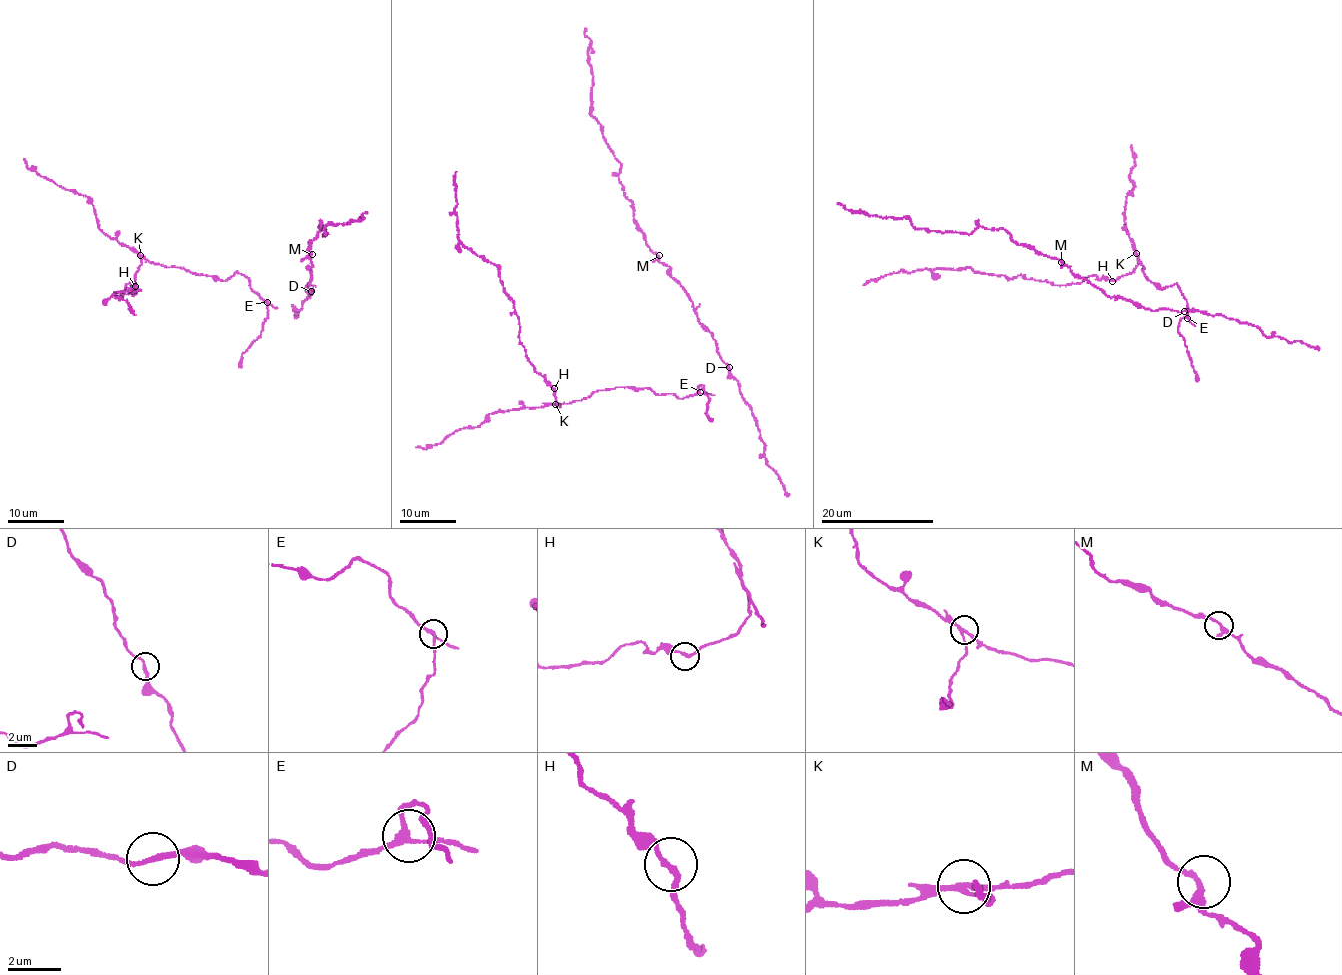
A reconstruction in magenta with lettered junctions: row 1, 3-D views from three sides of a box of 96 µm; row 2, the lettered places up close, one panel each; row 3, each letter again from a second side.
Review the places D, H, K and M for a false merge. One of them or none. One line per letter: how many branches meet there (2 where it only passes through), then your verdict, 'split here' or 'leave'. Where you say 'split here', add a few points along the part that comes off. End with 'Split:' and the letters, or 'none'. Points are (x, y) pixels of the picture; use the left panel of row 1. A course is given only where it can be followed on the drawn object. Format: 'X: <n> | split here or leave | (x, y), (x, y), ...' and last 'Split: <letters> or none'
D: 2 | leave
H: 2 | leave
K: 3 | split here | (141, 255), (200, 275), (227, 281), (238, 272), (248, 279), (250, 288), (267, 302), (268, 317), (238, 367)
M: 3 | leave
Split: K

